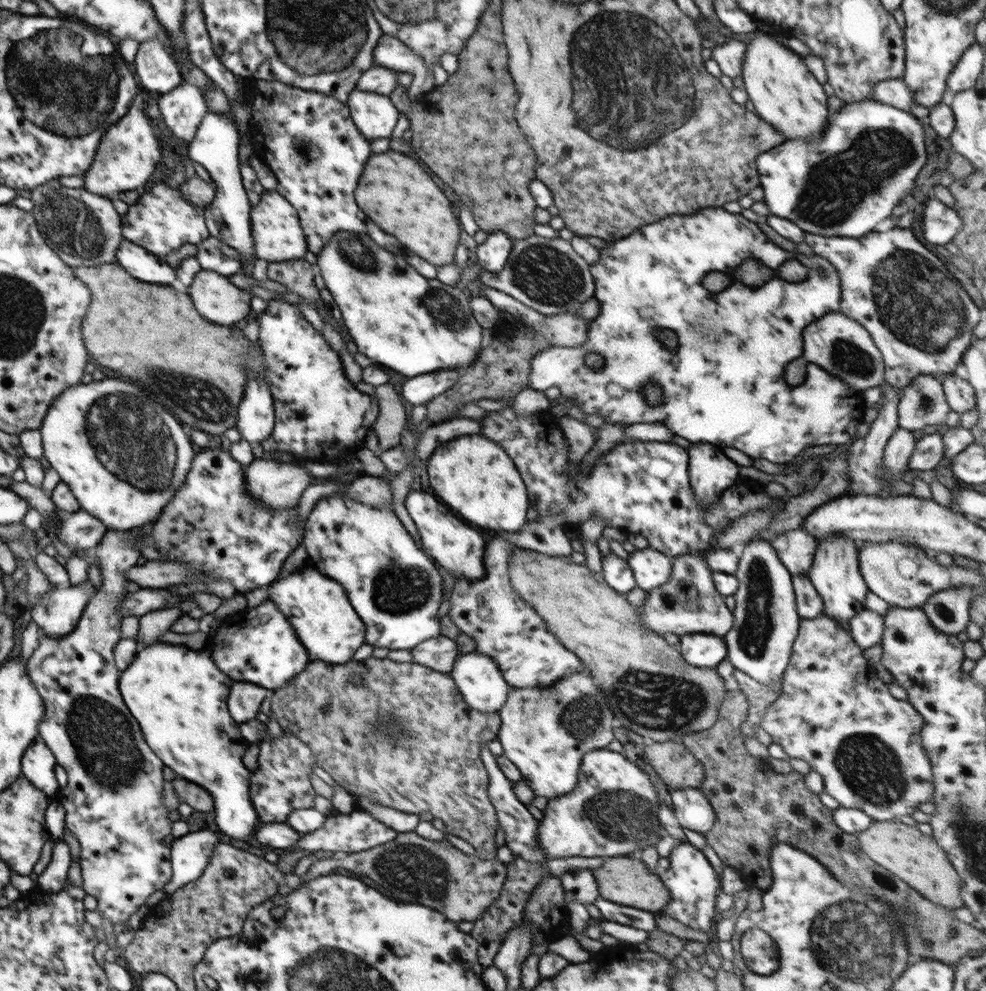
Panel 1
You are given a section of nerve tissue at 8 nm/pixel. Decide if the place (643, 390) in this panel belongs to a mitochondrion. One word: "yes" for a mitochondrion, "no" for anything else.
no

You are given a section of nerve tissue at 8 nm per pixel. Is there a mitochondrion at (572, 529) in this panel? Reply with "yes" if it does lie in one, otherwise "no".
no

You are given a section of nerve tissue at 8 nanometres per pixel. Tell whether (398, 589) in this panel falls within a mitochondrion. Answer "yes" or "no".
yes

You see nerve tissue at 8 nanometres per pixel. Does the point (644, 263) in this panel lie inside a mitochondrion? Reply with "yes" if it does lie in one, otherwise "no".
no

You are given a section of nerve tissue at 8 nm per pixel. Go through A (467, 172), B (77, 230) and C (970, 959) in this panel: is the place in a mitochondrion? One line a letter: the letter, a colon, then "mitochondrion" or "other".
A: mitochondrion
B: mitochondrion
C: other

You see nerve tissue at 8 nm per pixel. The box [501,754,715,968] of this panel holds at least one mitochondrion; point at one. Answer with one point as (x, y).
(622, 815)

